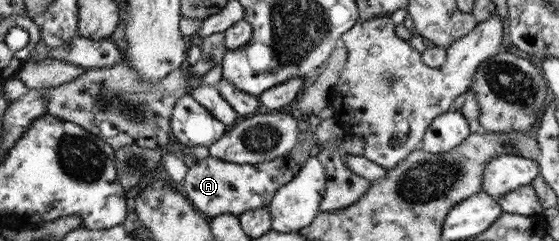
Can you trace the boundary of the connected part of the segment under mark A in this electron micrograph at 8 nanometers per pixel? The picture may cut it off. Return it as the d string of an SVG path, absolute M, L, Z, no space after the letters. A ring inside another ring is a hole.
M289 154L257 164L228 163L209 156L201 161L197 160L189 167L183 181L178 183L178 188L193 207L210 219L221 213L233 213L238 216L247 210L268 206L277 189L289 183L301 167L290 159Z

